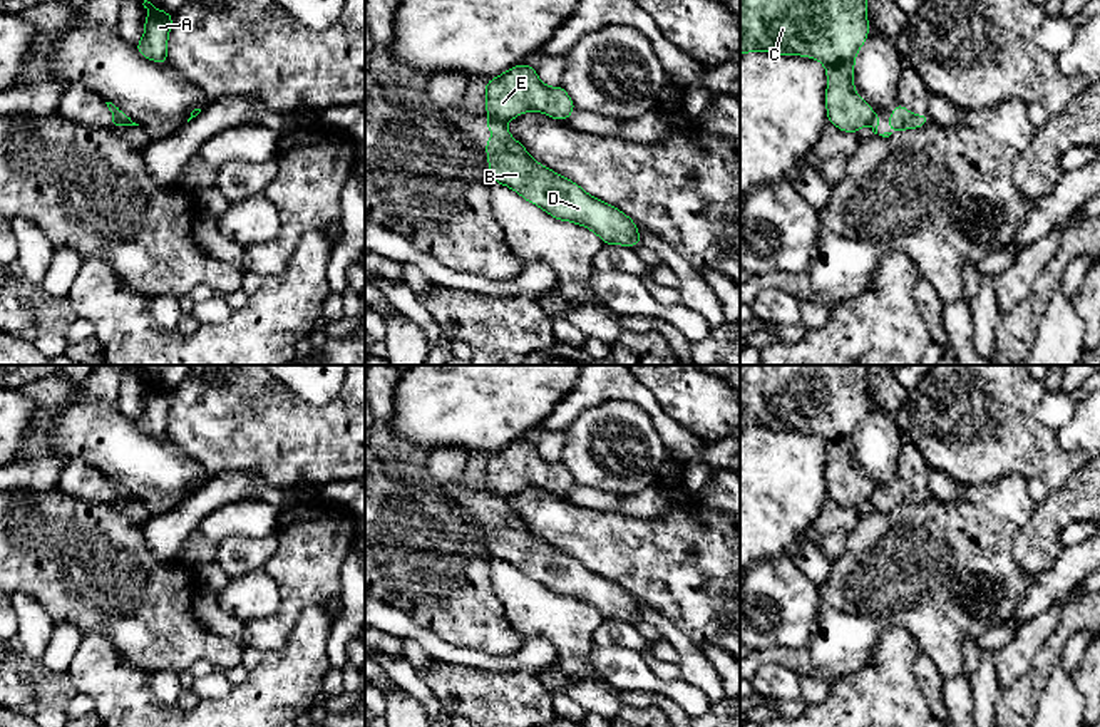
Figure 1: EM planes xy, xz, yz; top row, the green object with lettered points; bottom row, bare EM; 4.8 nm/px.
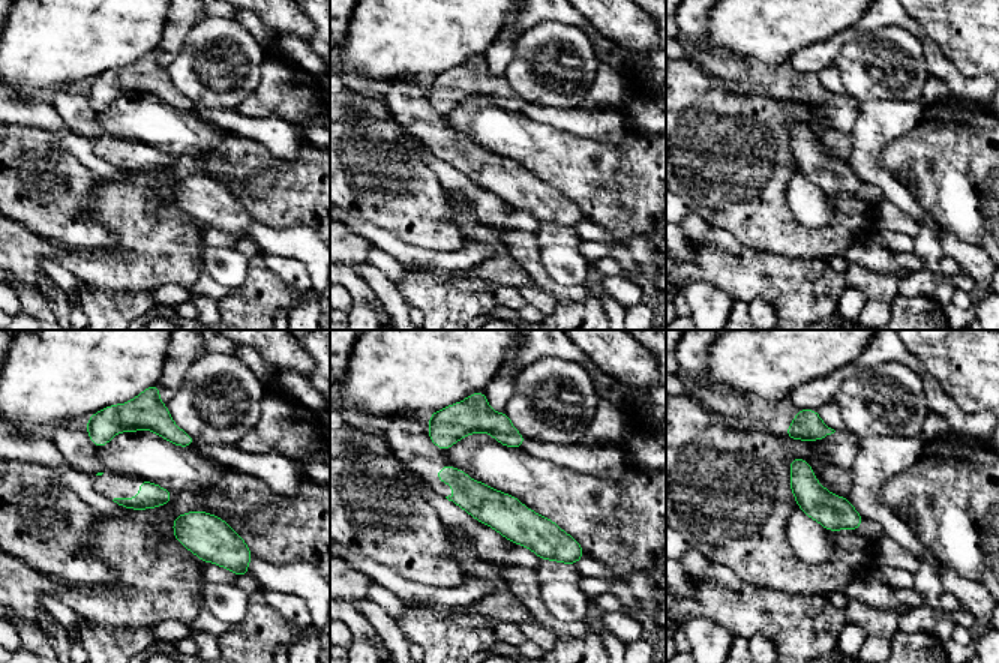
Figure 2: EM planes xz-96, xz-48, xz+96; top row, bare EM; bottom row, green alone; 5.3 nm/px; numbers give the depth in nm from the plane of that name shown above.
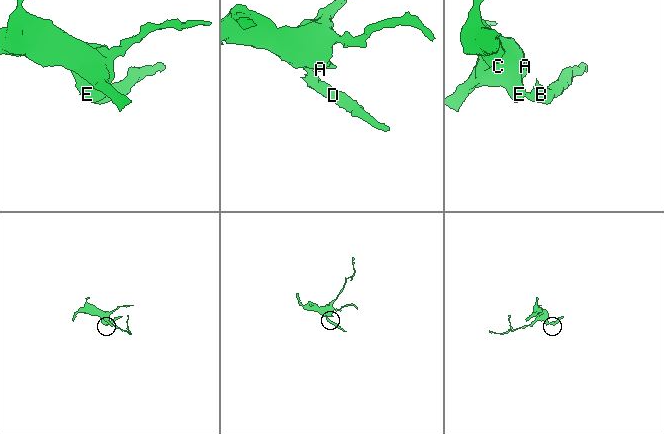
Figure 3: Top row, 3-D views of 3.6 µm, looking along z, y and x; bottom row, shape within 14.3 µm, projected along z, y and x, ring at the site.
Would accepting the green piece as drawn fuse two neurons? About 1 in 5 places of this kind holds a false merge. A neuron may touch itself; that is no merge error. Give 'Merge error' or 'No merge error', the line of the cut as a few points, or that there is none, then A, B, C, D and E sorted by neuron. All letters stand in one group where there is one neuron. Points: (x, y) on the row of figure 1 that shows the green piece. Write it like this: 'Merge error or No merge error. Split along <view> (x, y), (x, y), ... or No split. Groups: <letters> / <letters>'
Merge error. Split along xz (489, 118), (504, 124). Groups: A C E / B D

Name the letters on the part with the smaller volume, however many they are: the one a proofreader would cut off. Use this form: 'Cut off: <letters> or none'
Cut off: B, D

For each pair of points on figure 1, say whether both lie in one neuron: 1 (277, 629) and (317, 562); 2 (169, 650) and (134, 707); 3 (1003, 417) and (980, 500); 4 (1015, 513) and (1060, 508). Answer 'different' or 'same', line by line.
1: same
2: different
3: different
4: different

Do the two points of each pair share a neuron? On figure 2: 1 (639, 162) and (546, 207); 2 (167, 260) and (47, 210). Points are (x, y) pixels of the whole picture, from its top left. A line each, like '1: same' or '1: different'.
1: different
2: different

